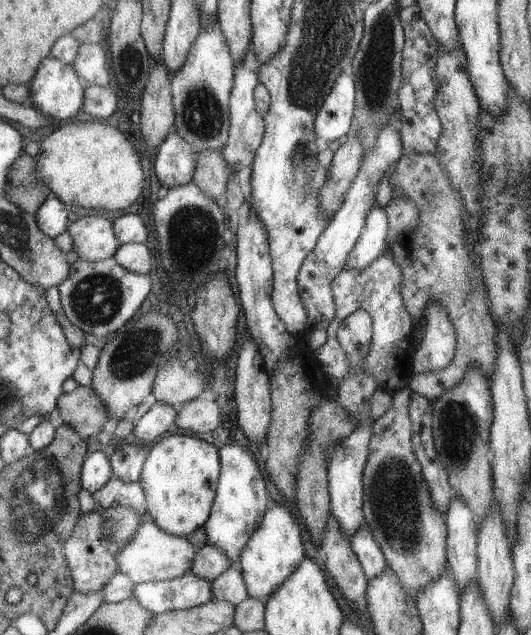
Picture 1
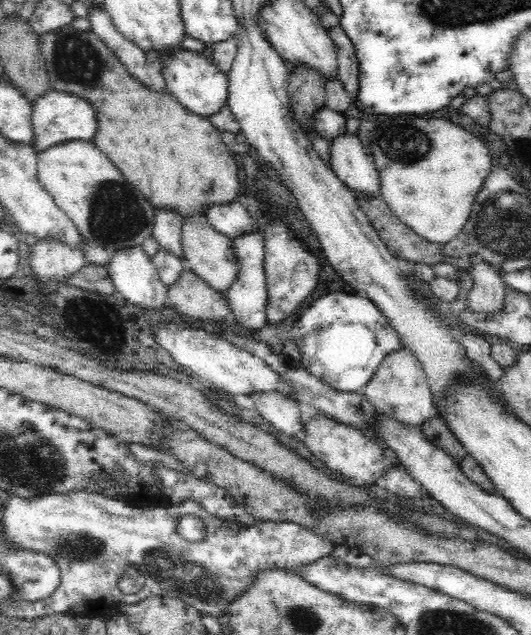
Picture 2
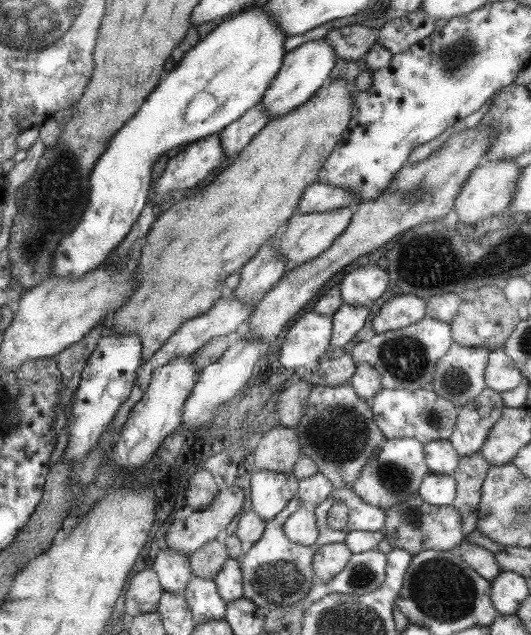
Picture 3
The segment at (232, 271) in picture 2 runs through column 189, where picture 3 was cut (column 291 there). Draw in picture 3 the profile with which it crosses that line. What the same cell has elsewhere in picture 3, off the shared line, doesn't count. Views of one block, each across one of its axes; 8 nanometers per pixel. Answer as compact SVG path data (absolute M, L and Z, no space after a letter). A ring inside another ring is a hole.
M333 208L327 212L313 212L313 214L295 212L295 216L289 218L287 226L279 232L279 238L273 246L287 260L287 270L291 270L327 252L333 246L333 242L347 230L347 226L351 224L351 218L353 218L353 208Z

